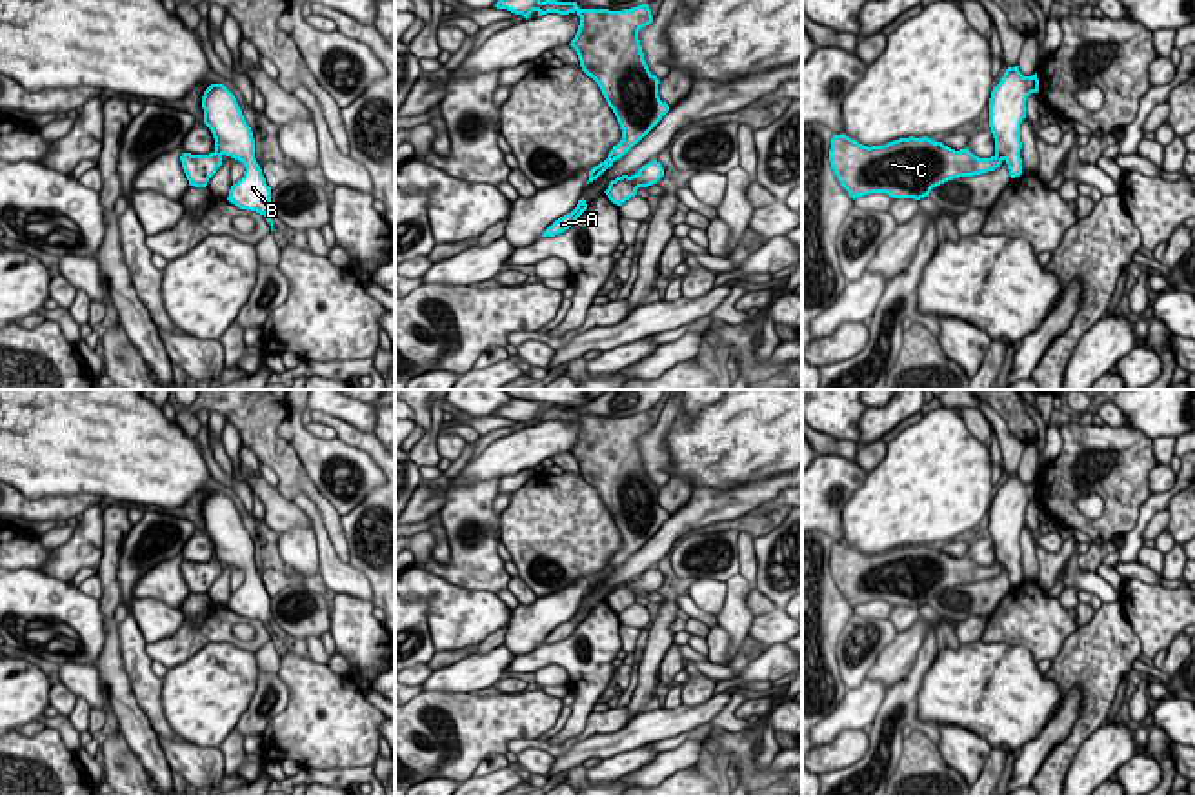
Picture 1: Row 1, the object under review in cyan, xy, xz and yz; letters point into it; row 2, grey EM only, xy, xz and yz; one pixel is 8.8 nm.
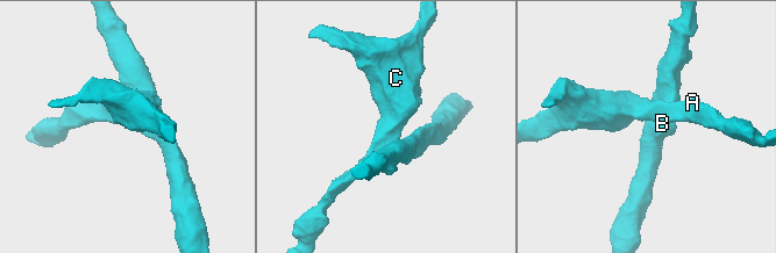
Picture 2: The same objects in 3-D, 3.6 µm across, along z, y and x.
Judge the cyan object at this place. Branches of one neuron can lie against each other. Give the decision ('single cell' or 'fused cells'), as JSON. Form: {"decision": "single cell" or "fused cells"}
{"decision": "fused cells"}

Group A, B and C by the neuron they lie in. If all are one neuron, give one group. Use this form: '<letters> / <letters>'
A C / B

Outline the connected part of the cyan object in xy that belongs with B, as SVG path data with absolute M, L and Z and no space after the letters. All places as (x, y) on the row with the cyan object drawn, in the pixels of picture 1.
M211 84L202 96L204 124L215 138L215 153L244 164L244 177L231 186L227 200L240 209L256 211L271 224L271 187L255 158L253 131L244 120L235 95L224 84Z

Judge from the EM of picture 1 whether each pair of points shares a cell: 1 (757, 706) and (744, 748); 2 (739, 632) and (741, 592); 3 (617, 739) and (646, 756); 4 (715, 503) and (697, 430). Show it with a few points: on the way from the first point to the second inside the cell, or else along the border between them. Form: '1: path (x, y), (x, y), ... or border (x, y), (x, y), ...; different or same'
1: border (775, 705), (764, 717); different
2: path (739, 623), (739, 601); same
3: border (648, 743), (602, 759); different
4: border (753, 481), (726, 490), (693, 490); different

